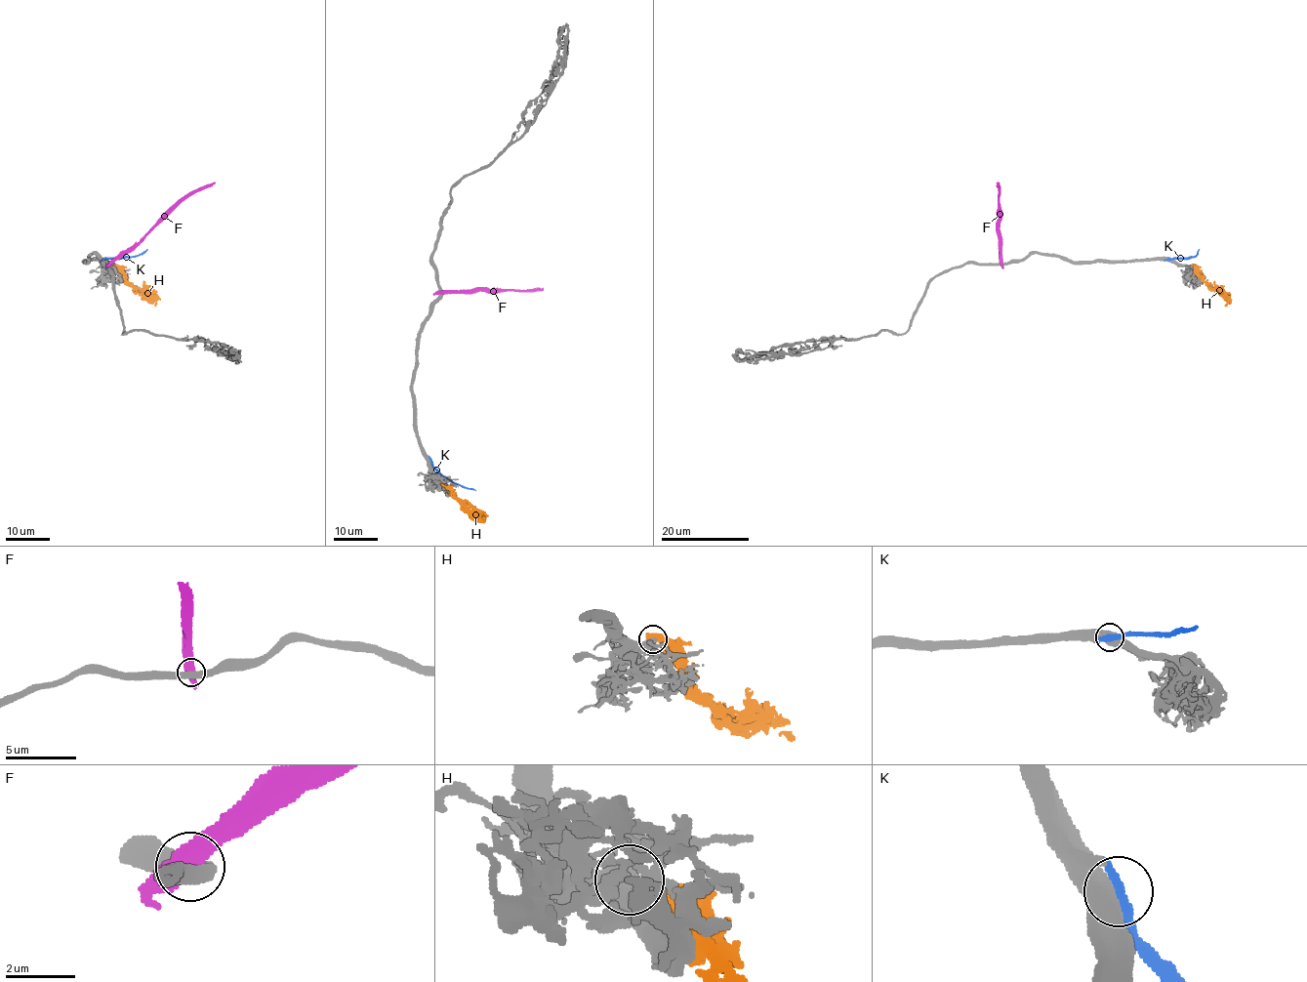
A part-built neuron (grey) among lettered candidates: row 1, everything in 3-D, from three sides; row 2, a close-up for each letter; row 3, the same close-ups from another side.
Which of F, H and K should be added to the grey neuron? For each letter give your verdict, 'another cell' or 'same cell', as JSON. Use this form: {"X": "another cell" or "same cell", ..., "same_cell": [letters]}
{"F": "another cell", "H": "another cell", "K": "same cell", "same_cell": ["K"]}

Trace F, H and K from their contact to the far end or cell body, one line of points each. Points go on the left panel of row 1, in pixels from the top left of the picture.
F: (111, 264), (128, 253), (182, 200), (215, 182)
H: (114, 265), (130, 283), (155, 302), (155, 306)
K: (102, 259), (129, 258), (147, 249)

